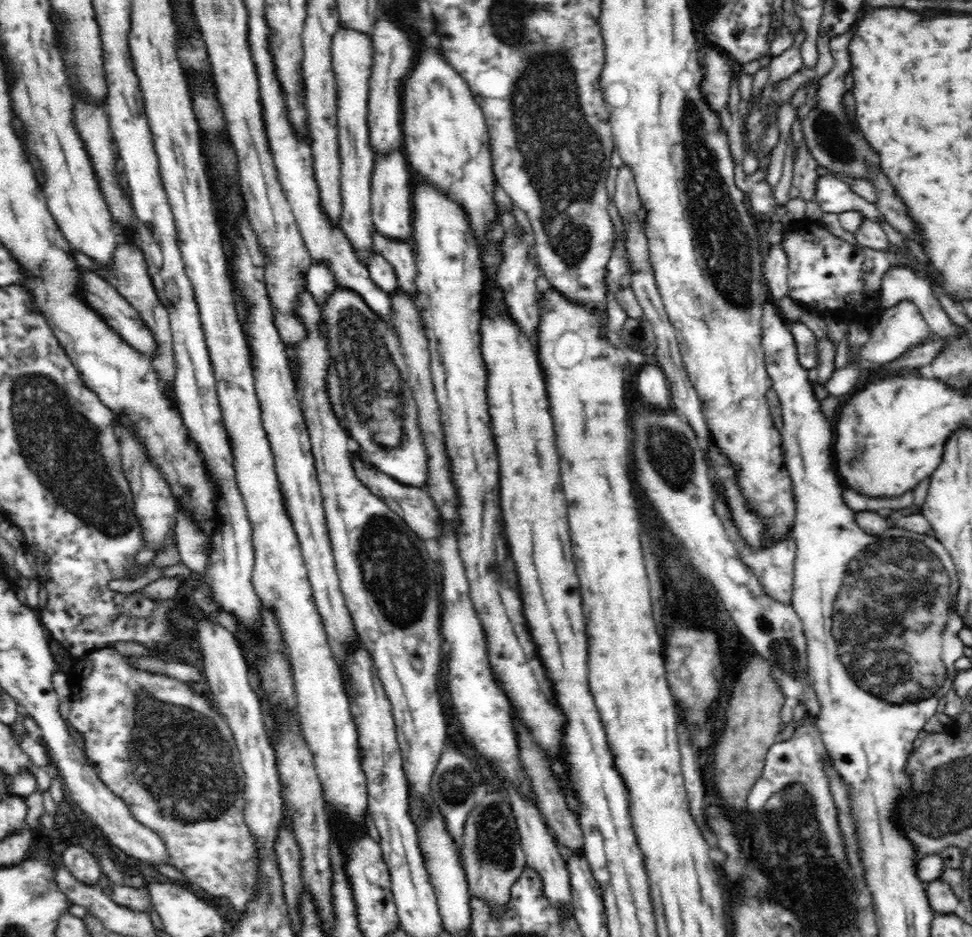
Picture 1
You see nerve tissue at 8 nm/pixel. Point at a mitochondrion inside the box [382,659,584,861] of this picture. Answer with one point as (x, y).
(449, 787)

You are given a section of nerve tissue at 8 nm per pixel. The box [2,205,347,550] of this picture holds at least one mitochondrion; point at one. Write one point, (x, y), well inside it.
(71, 470)

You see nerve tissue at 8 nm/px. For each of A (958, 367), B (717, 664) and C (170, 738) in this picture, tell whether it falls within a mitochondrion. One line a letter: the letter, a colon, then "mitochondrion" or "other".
A: other
B: other
C: mitochondrion

